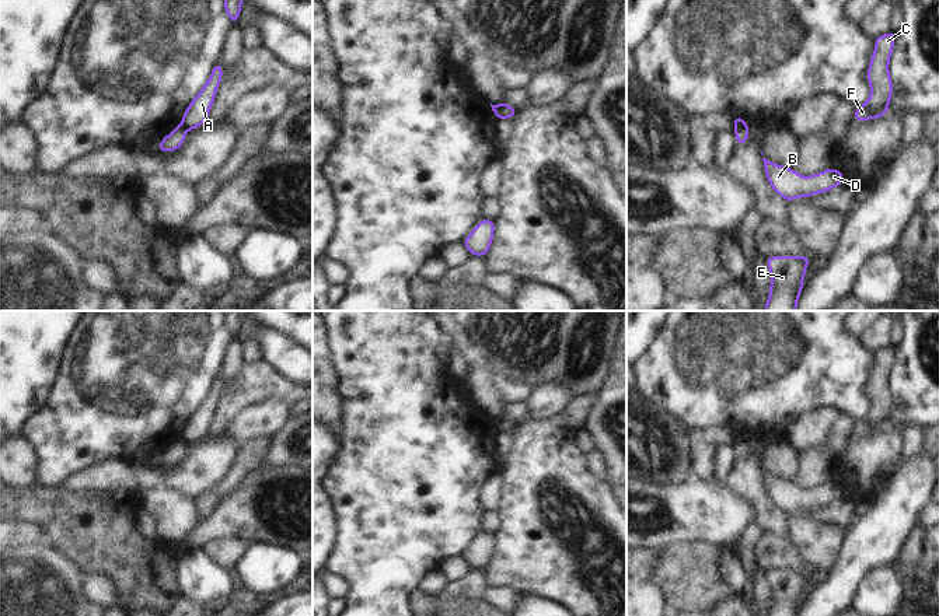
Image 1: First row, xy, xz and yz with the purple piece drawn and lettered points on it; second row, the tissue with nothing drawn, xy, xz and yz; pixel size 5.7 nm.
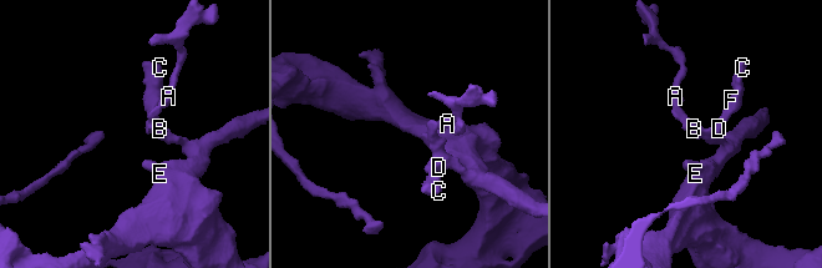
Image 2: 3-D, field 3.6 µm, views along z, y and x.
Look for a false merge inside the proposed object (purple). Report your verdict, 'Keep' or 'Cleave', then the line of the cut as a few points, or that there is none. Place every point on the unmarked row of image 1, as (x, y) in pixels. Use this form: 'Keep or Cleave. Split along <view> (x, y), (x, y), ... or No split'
Cleave. Split along yz (746, 438), (735, 441)

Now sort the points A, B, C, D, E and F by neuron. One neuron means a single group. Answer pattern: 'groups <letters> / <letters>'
groups A / B C D E F

